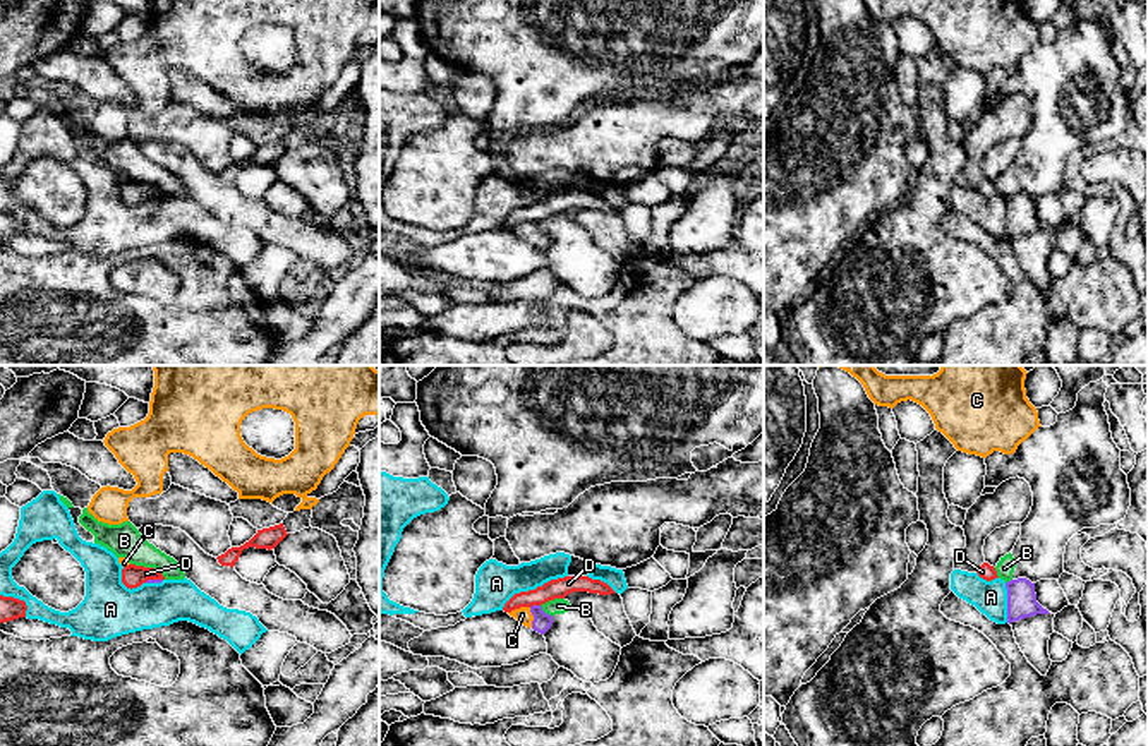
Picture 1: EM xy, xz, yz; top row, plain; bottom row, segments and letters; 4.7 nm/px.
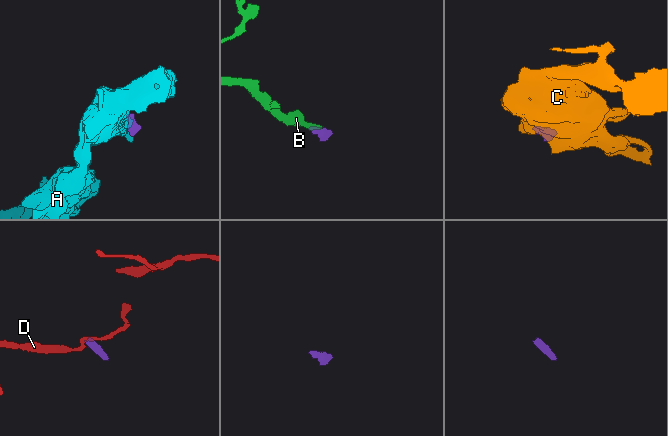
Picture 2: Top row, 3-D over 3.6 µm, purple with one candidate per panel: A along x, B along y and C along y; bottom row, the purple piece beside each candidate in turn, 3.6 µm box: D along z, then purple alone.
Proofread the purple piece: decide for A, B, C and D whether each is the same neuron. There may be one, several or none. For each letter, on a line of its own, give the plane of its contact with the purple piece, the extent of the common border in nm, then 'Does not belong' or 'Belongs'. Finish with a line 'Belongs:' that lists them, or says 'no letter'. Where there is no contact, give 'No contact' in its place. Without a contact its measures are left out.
A: Touches purple in yz. Shared border 180 nm. Does not belong
B: Touches purple in xz. Shared border 80 nm. Does not belong
C: Touches purple in xz. Shared border 100 nm. Belongs
D: Touches purple in xz. Shared border 50 nm. Does not belong
Belongs: C

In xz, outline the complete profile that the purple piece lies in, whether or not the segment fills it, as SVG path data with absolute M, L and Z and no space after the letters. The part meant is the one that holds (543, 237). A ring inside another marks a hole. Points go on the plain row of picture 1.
M541 221L520 223L508 230L541 250L544 250L553 240L553 232L546 230Z

